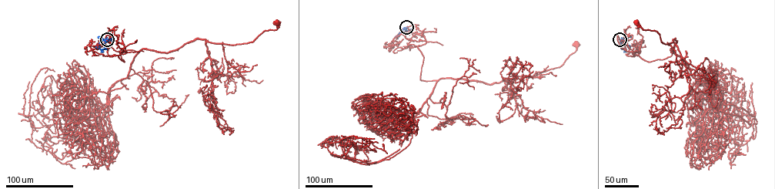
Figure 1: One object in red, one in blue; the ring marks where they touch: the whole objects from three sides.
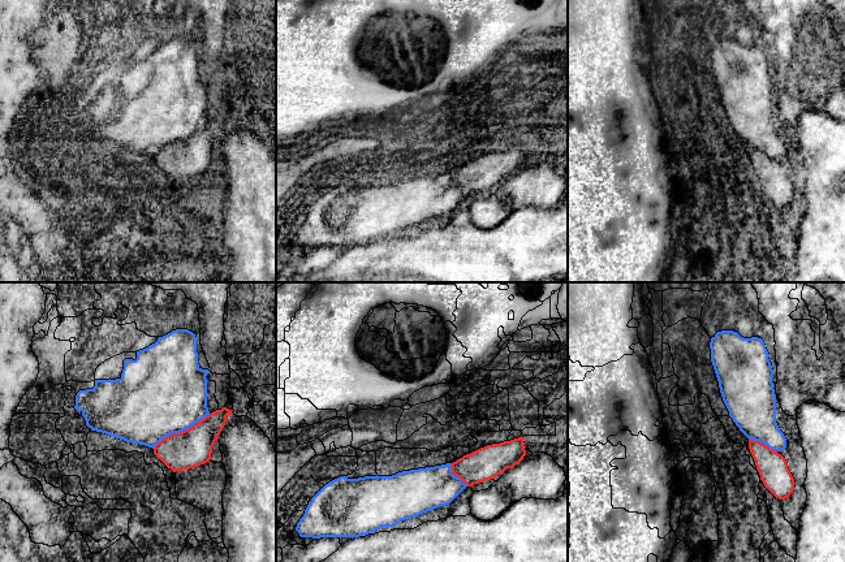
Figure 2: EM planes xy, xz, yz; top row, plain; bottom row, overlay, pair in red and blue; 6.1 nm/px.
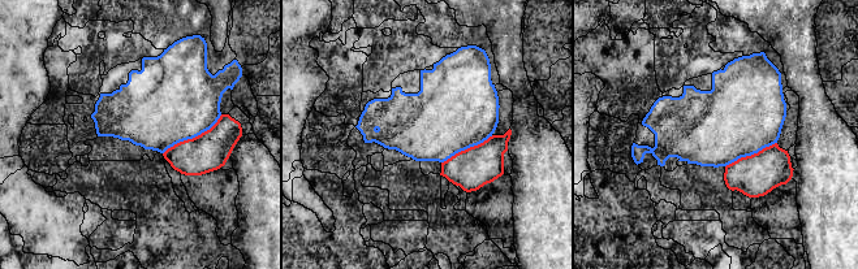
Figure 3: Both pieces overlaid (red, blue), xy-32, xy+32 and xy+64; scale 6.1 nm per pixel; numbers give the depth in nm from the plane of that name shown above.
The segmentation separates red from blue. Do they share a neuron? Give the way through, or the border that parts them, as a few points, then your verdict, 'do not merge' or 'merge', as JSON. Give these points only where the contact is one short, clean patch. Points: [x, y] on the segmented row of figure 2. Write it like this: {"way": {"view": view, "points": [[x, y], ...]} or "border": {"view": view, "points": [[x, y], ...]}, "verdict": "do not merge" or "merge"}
{"verdict": "do not merge"}

